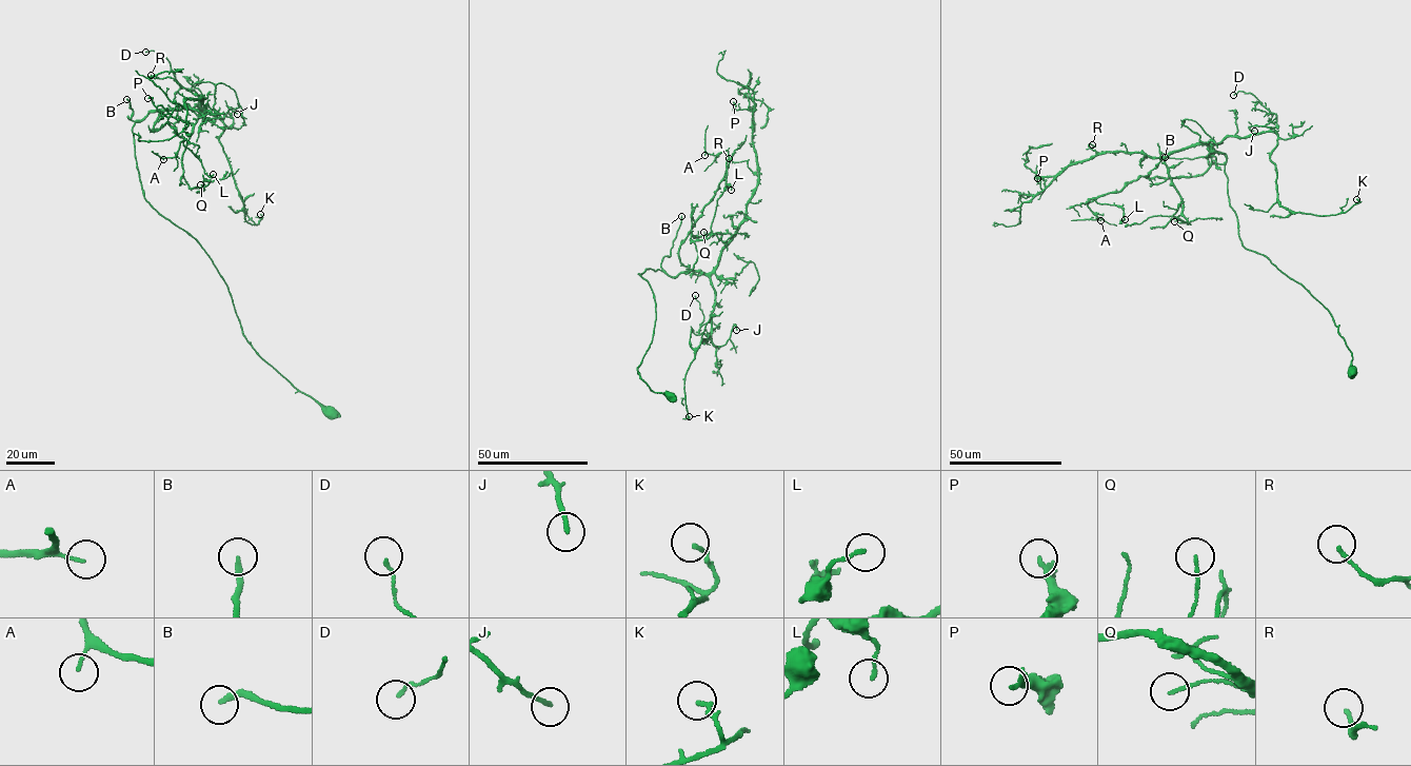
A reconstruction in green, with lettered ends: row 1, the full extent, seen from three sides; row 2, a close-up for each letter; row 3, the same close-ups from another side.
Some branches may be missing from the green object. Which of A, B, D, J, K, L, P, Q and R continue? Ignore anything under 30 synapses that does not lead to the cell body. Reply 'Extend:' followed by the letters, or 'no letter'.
Extend: B

